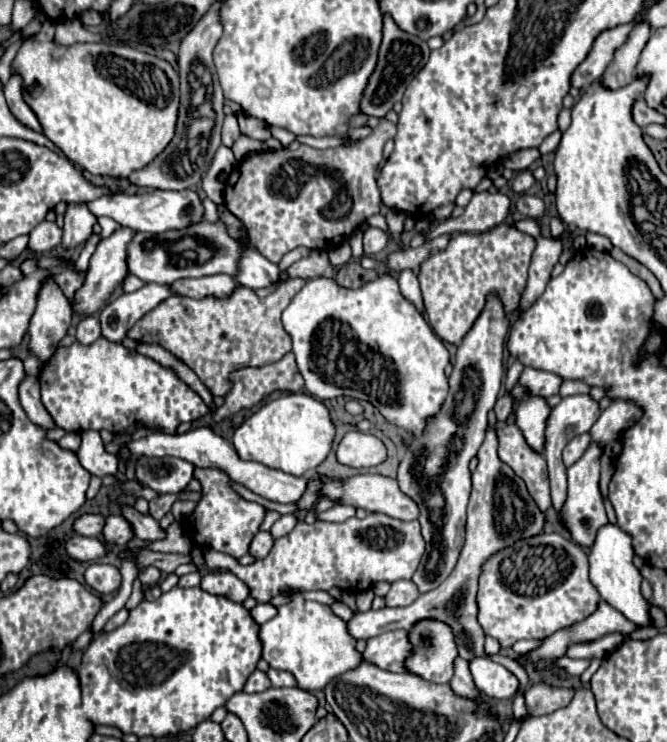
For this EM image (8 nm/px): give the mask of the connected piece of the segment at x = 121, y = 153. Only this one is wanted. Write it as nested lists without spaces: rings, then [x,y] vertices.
[[[45,22],[35,38],[23,42],[11,62],[11,72],[23,78],[23,100],[39,118],[43,134],[71,162],[95,176],[127,178],[131,170],[147,166],[171,142],[179,108],[179,74],[167,60],[137,48],[117,48],[115,44],[61,46],[54,41],[54,33],[53,24]]]

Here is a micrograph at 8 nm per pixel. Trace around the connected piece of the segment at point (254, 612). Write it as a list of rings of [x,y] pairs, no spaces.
[[[257,604],[255,608],[249,610],[251,612],[251,618],[261,626],[263,622],[271,620],[275,614],[277,614],[277,608],[273,604]]]

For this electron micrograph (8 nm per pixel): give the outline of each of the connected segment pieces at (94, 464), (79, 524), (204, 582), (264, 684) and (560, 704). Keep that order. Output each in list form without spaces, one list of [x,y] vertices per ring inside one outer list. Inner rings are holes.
[[[87,430],[81,436],[83,436],[83,442],[81,442],[81,448],[77,452],[81,466],[99,478],[103,478],[107,474],[115,474],[119,458],[115,454],[105,452],[99,432]]]
[[[81,514],[73,522],[73,530],[81,536],[101,536],[103,530],[103,516],[101,514]]]
[[[227,570],[207,572],[201,578],[199,586],[209,594],[219,594],[219,596],[225,596],[225,598],[229,598],[233,602],[243,602],[249,596],[247,586],[235,574],[231,574]]]
[[[255,670],[255,672],[247,678],[243,690],[249,692],[249,694],[253,694],[253,692],[263,692],[263,690],[267,690],[267,688],[271,688],[271,682],[269,682],[267,674],[261,672],[261,670]]]
[[[533,684],[525,692],[525,704],[527,710],[531,710],[531,716],[541,716],[565,708],[573,700],[573,696],[575,696],[573,689]]]

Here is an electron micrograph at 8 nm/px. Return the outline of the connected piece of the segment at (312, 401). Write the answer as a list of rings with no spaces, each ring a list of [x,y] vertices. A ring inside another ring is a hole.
[[[285,394],[269,400],[253,412],[233,434],[233,446],[241,460],[253,460],[293,476],[313,472],[329,454],[335,436],[327,406],[309,394]]]

